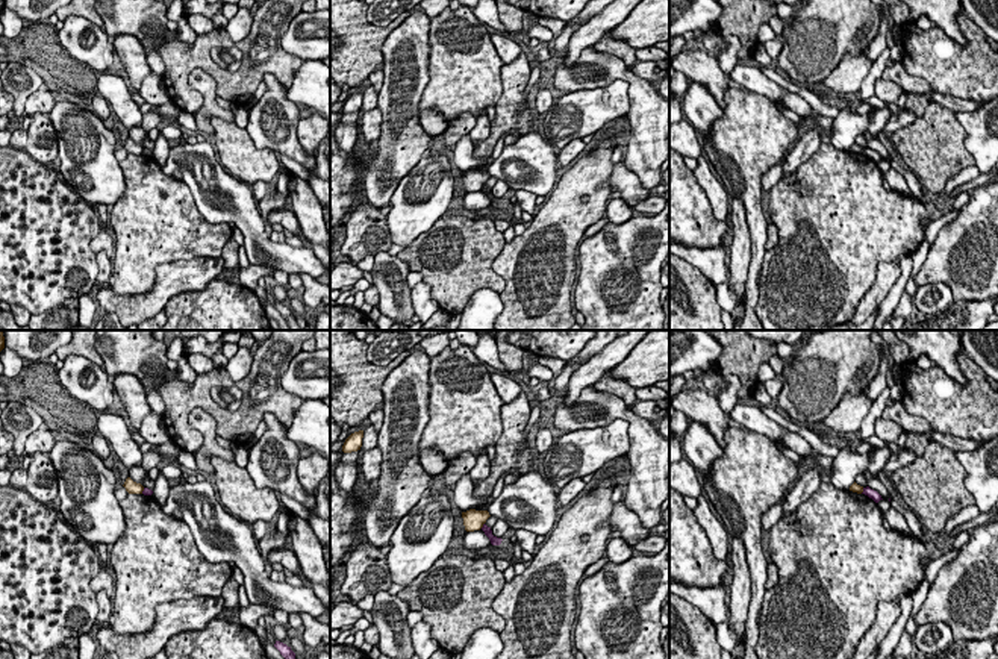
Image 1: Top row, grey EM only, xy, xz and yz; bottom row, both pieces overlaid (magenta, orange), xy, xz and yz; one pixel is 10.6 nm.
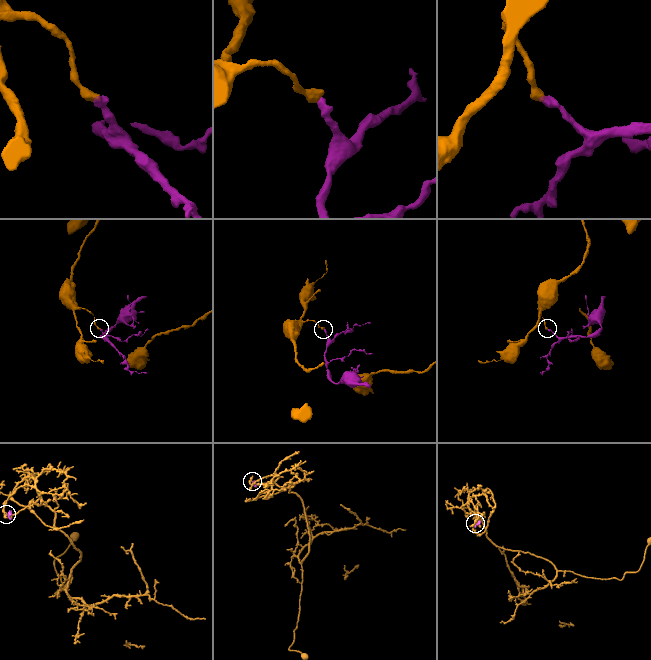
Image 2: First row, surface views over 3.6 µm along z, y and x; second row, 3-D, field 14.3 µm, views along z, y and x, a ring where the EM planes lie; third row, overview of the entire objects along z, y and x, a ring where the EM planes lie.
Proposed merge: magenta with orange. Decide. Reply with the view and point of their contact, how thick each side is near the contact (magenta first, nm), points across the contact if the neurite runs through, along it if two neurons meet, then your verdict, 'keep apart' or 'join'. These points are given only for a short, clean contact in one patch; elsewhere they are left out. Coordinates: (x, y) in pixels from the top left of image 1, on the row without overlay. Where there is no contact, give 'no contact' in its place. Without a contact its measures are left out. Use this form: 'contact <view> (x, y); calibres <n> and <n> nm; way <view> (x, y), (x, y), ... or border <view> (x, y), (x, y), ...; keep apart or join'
contact xz (483, 187); calibres 100 and 220 nm; border xz (483, 184), (480, 188); keep apart

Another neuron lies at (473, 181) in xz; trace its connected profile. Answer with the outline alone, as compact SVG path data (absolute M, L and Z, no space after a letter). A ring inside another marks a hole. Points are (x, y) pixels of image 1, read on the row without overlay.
M469 170L466 173L462 173L465 191L466 192L480 191L489 177L491 176L488 171Z

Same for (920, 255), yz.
M924 233L924 239L921 241L921 244L918 245L918 248L912 255L913 268L912 268L912 274L909 277L909 282L907 282L906 288L904 288L907 291L907 294L912 297L912 300L913 300L913 297L916 294L916 289L918 289L918 286L915 283L915 277L919 273L921 265L927 259L927 253L930 250L930 247L931 245L927 242L925 233Z

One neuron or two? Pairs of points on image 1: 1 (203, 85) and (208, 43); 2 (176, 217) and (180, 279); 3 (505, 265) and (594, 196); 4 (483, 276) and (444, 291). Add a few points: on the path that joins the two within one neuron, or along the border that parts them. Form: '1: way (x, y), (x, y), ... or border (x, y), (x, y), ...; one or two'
1: border (196, 67), (190, 84), (202, 96), (200, 106); two
2: border (214, 256), (161, 262), (153, 285); two
3: way (524, 241), (533, 231), (548, 223), (573, 217); one
4: way (474, 276), (459, 276), (453, 282); one

